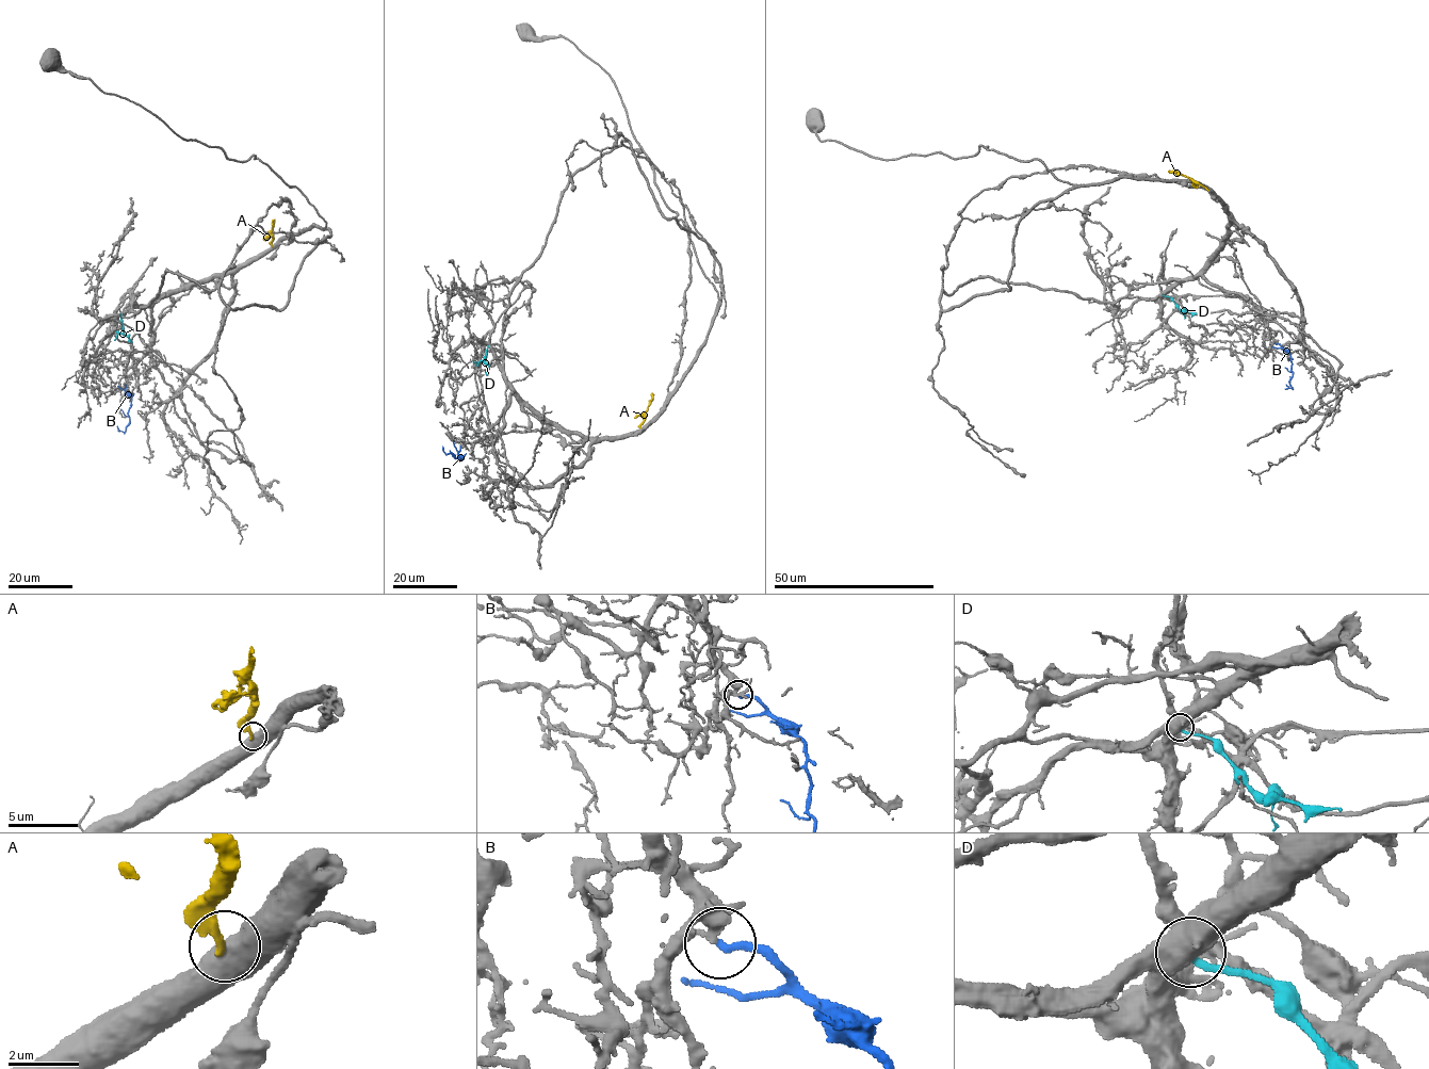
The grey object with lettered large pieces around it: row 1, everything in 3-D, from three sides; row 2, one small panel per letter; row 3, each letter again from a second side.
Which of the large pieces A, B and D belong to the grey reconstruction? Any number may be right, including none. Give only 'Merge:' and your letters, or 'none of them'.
Merge: B

